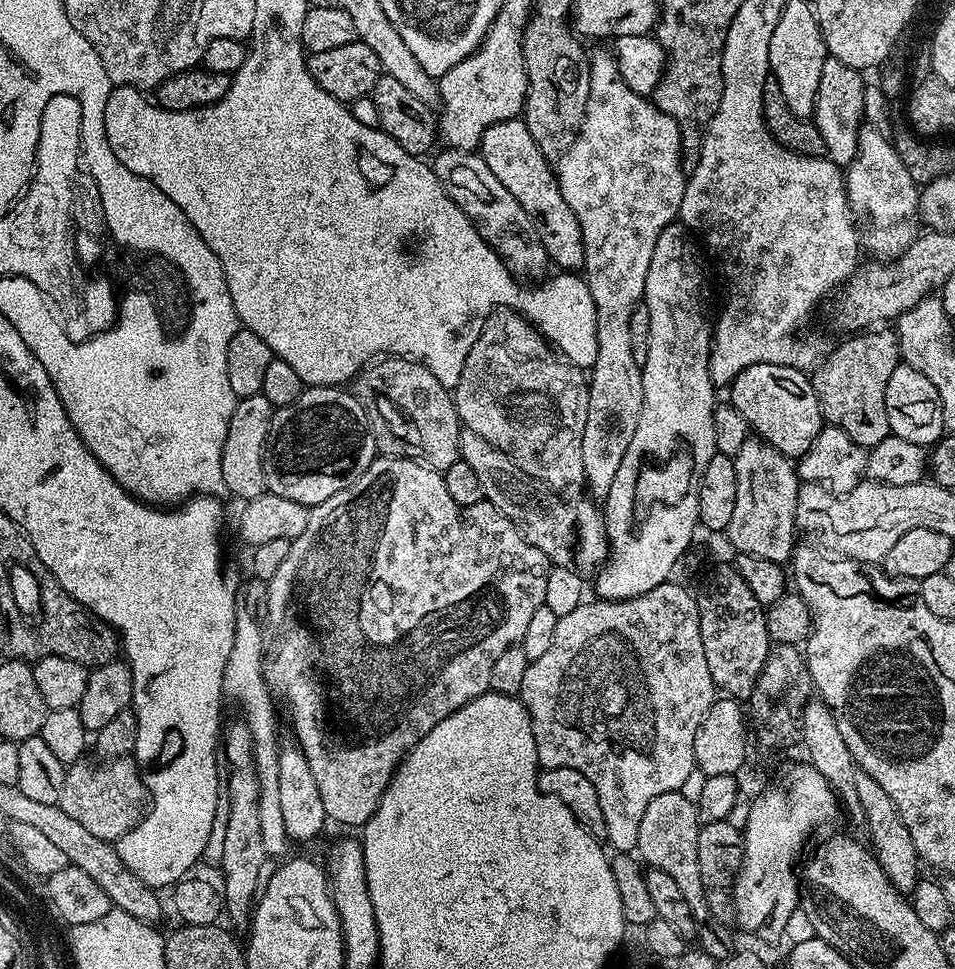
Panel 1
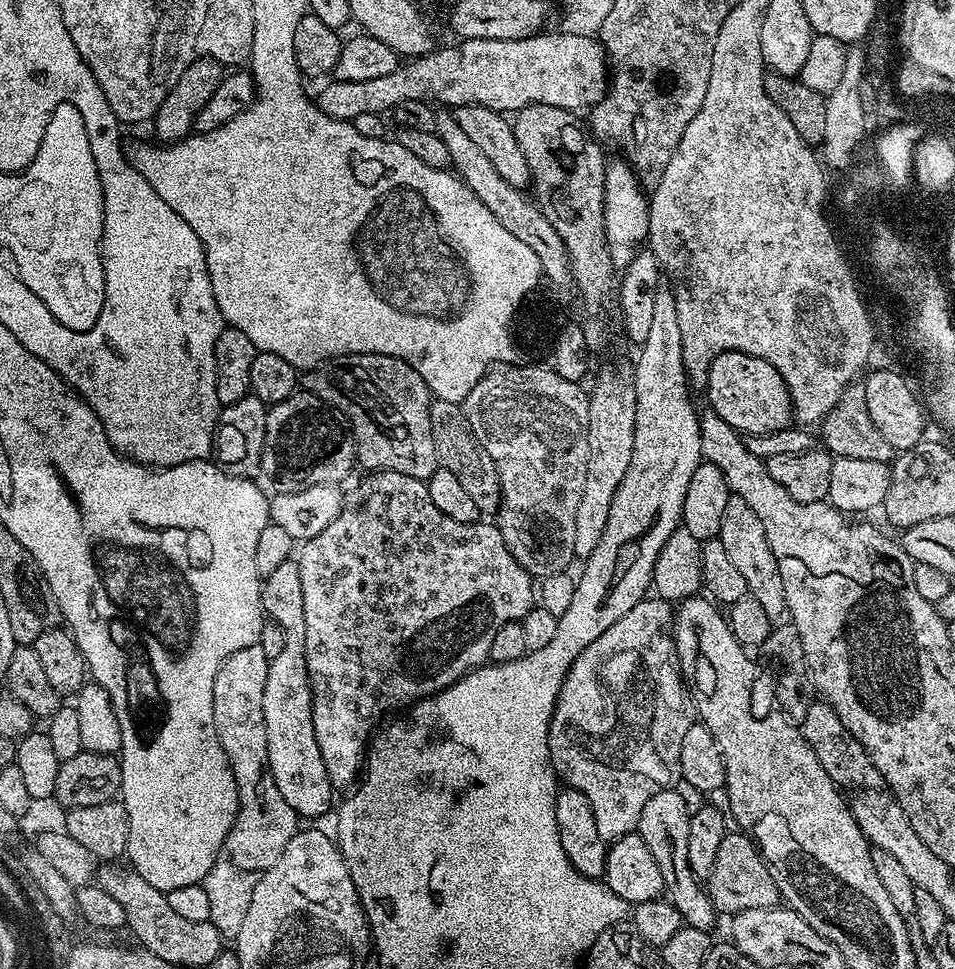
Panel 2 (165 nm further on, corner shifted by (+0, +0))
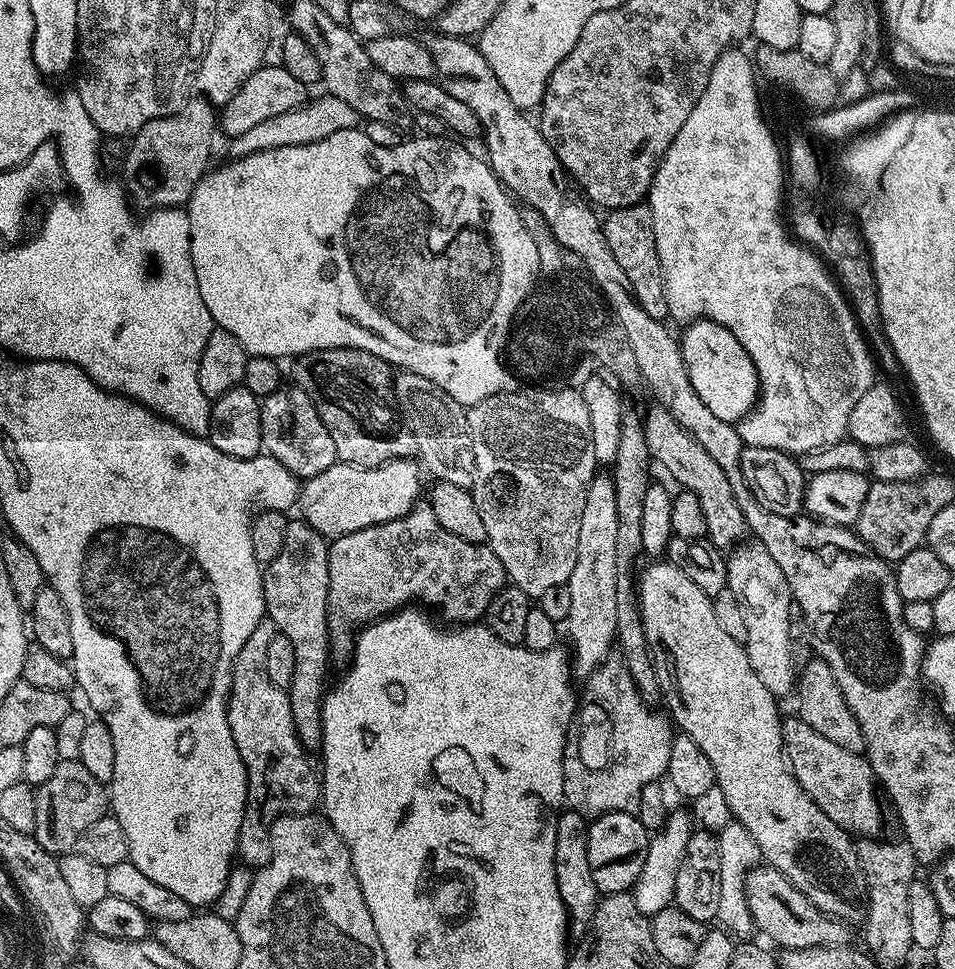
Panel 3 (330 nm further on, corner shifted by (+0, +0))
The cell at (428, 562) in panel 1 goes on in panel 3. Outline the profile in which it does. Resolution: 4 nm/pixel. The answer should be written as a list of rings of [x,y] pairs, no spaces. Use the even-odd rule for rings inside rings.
[[[417,506],[410,509],[405,516],[399,516],[390,522],[366,526],[366,530],[358,530],[354,534],[335,537],[328,545],[328,570],[330,572],[330,584],[328,586],[328,642],[330,645],[330,656],[333,661],[347,661],[351,657],[354,641],[365,624],[371,624],[373,620],[378,620],[382,616],[391,616],[392,613],[400,611],[405,606],[415,604],[428,606],[424,604],[433,604],[440,611],[441,617],[439,616],[439,619],[452,626],[479,621],[483,617],[484,611],[490,606],[490,602],[506,584],[504,567],[502,562],[498,562],[498,554],[494,554],[487,543],[475,544],[474,542],[466,542],[462,538],[454,538],[454,534],[450,534],[450,530],[445,530],[438,523],[438,518],[434,518],[434,510],[431,506]]]

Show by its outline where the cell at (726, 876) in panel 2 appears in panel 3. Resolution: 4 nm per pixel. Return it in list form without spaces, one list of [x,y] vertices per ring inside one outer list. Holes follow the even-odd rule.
[[[771,866],[751,868],[744,889],[753,925],[759,931],[761,928],[774,943],[780,944],[781,949],[830,947],[849,943],[849,925],[818,910],[818,906],[814,906],[814,902],[810,902],[810,898],[806,898],[802,890],[795,888],[777,868]]]

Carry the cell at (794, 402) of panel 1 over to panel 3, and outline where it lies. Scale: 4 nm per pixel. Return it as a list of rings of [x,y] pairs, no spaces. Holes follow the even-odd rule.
[[[694,320],[679,333],[682,358],[686,362],[686,374],[690,374],[690,386],[694,386],[694,394],[706,402],[717,418],[722,422],[736,424],[747,416],[756,406],[760,395],[760,383],[754,362],[750,362],[750,354],[726,330],[726,326],[718,326],[718,322]]]

